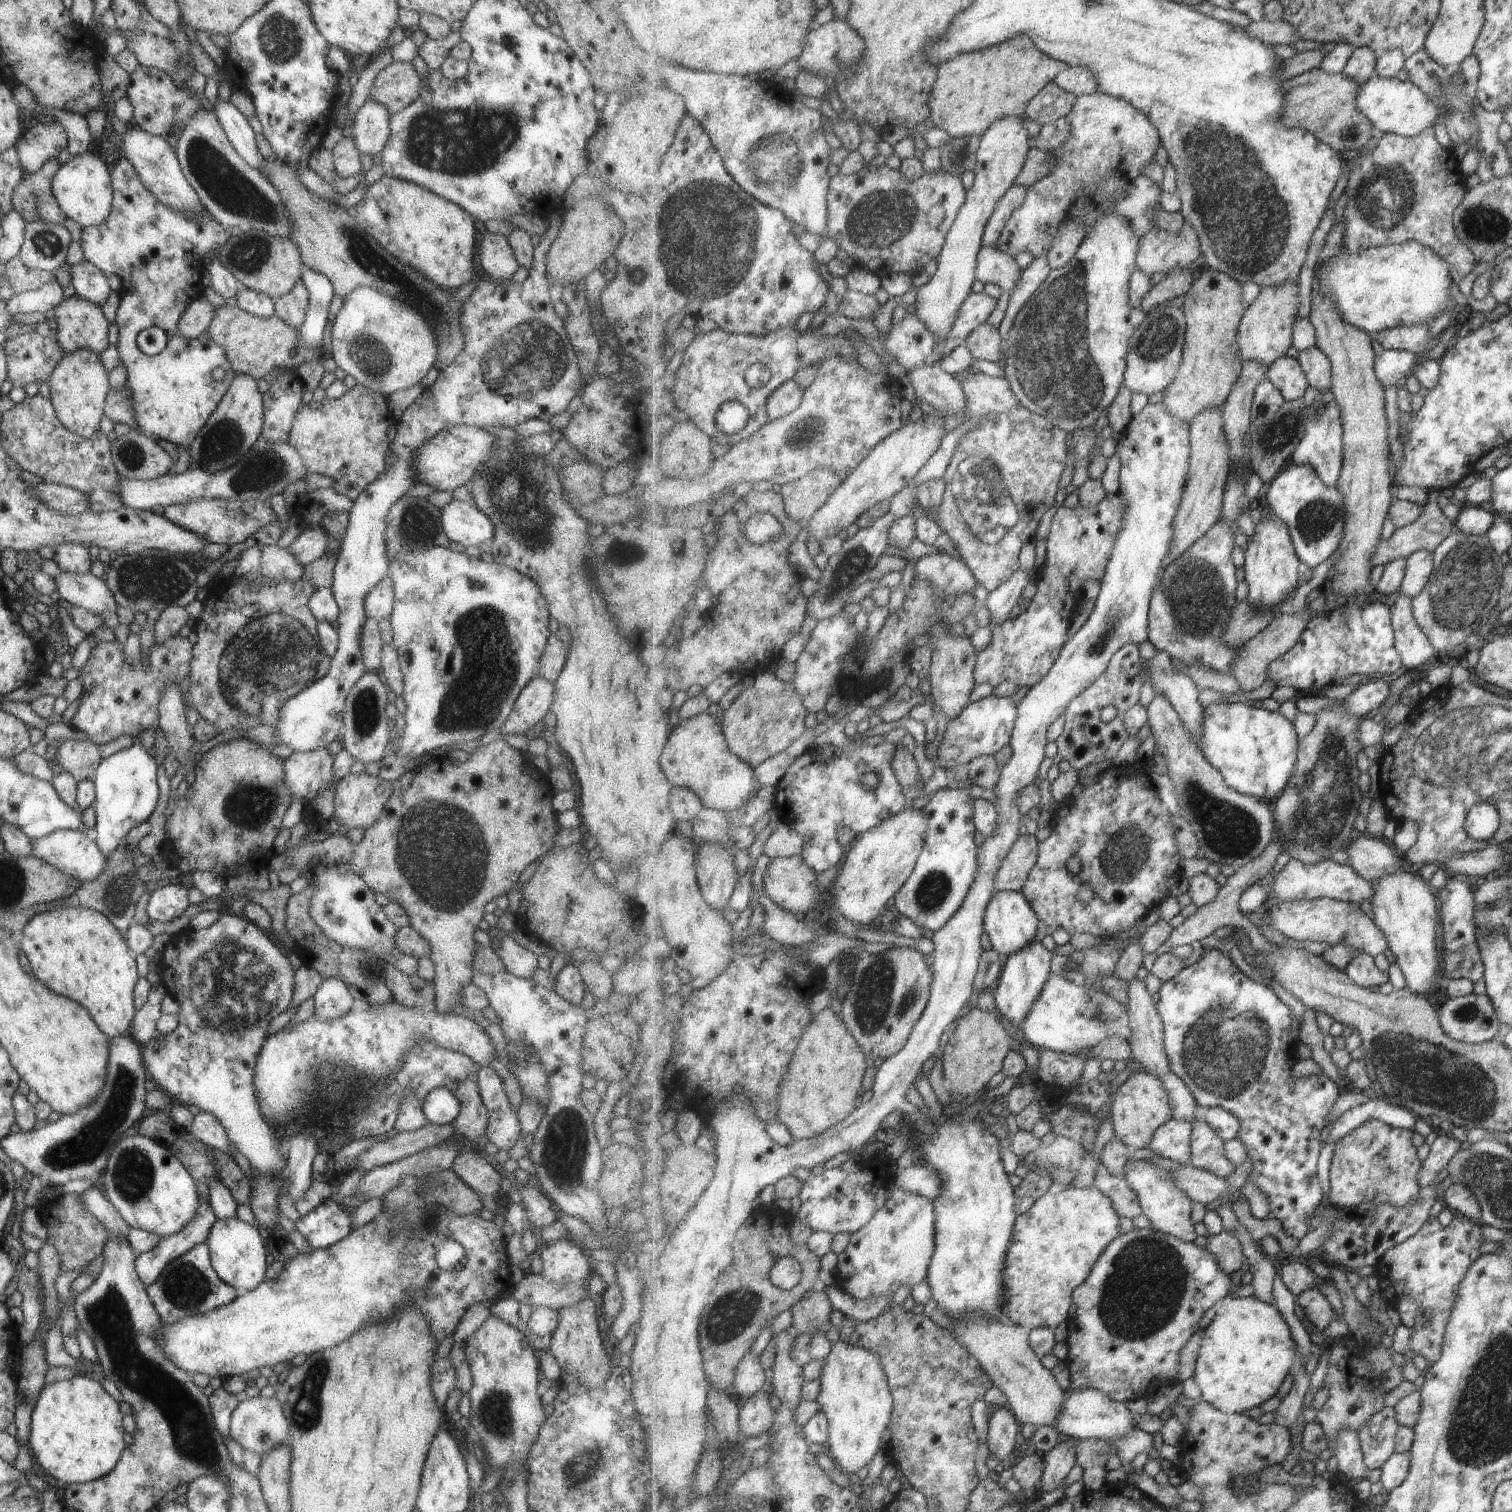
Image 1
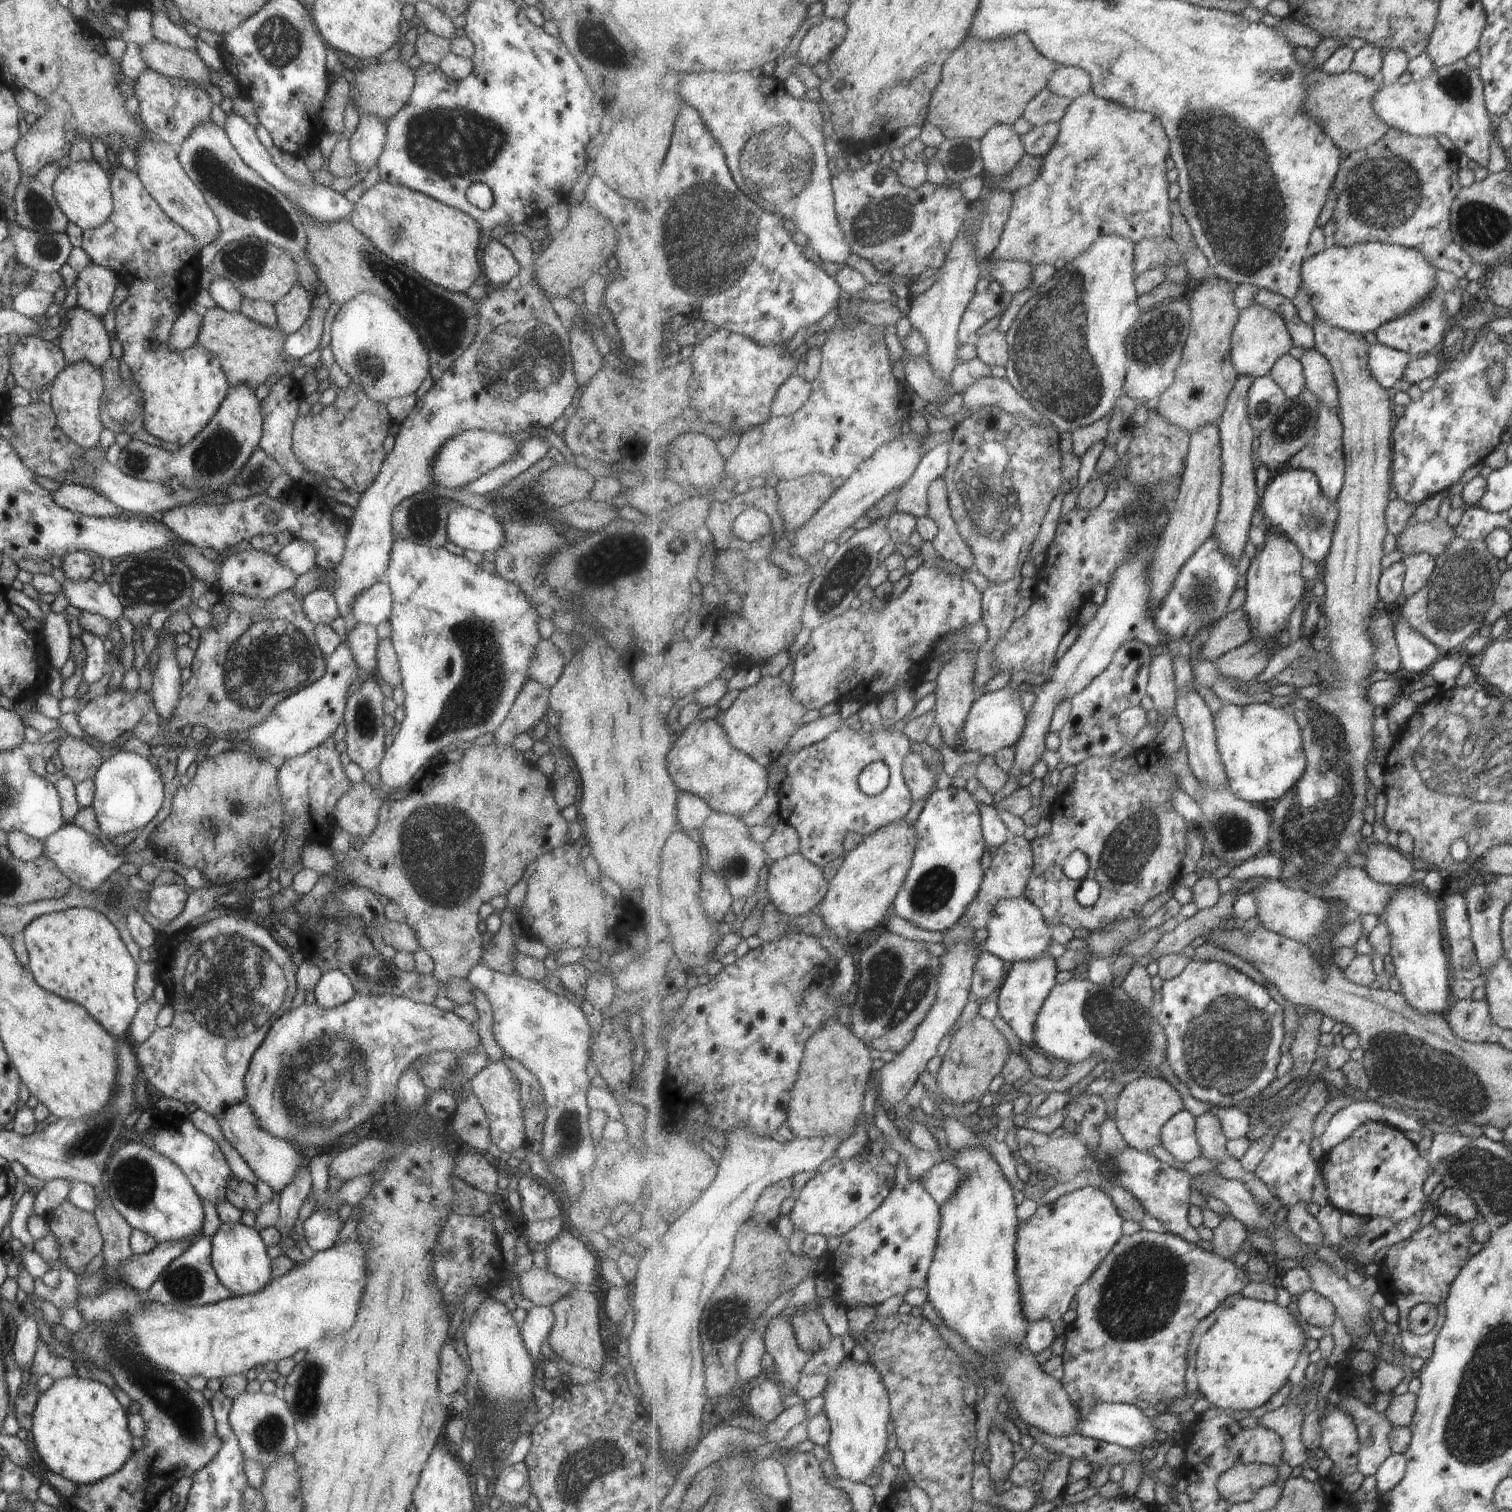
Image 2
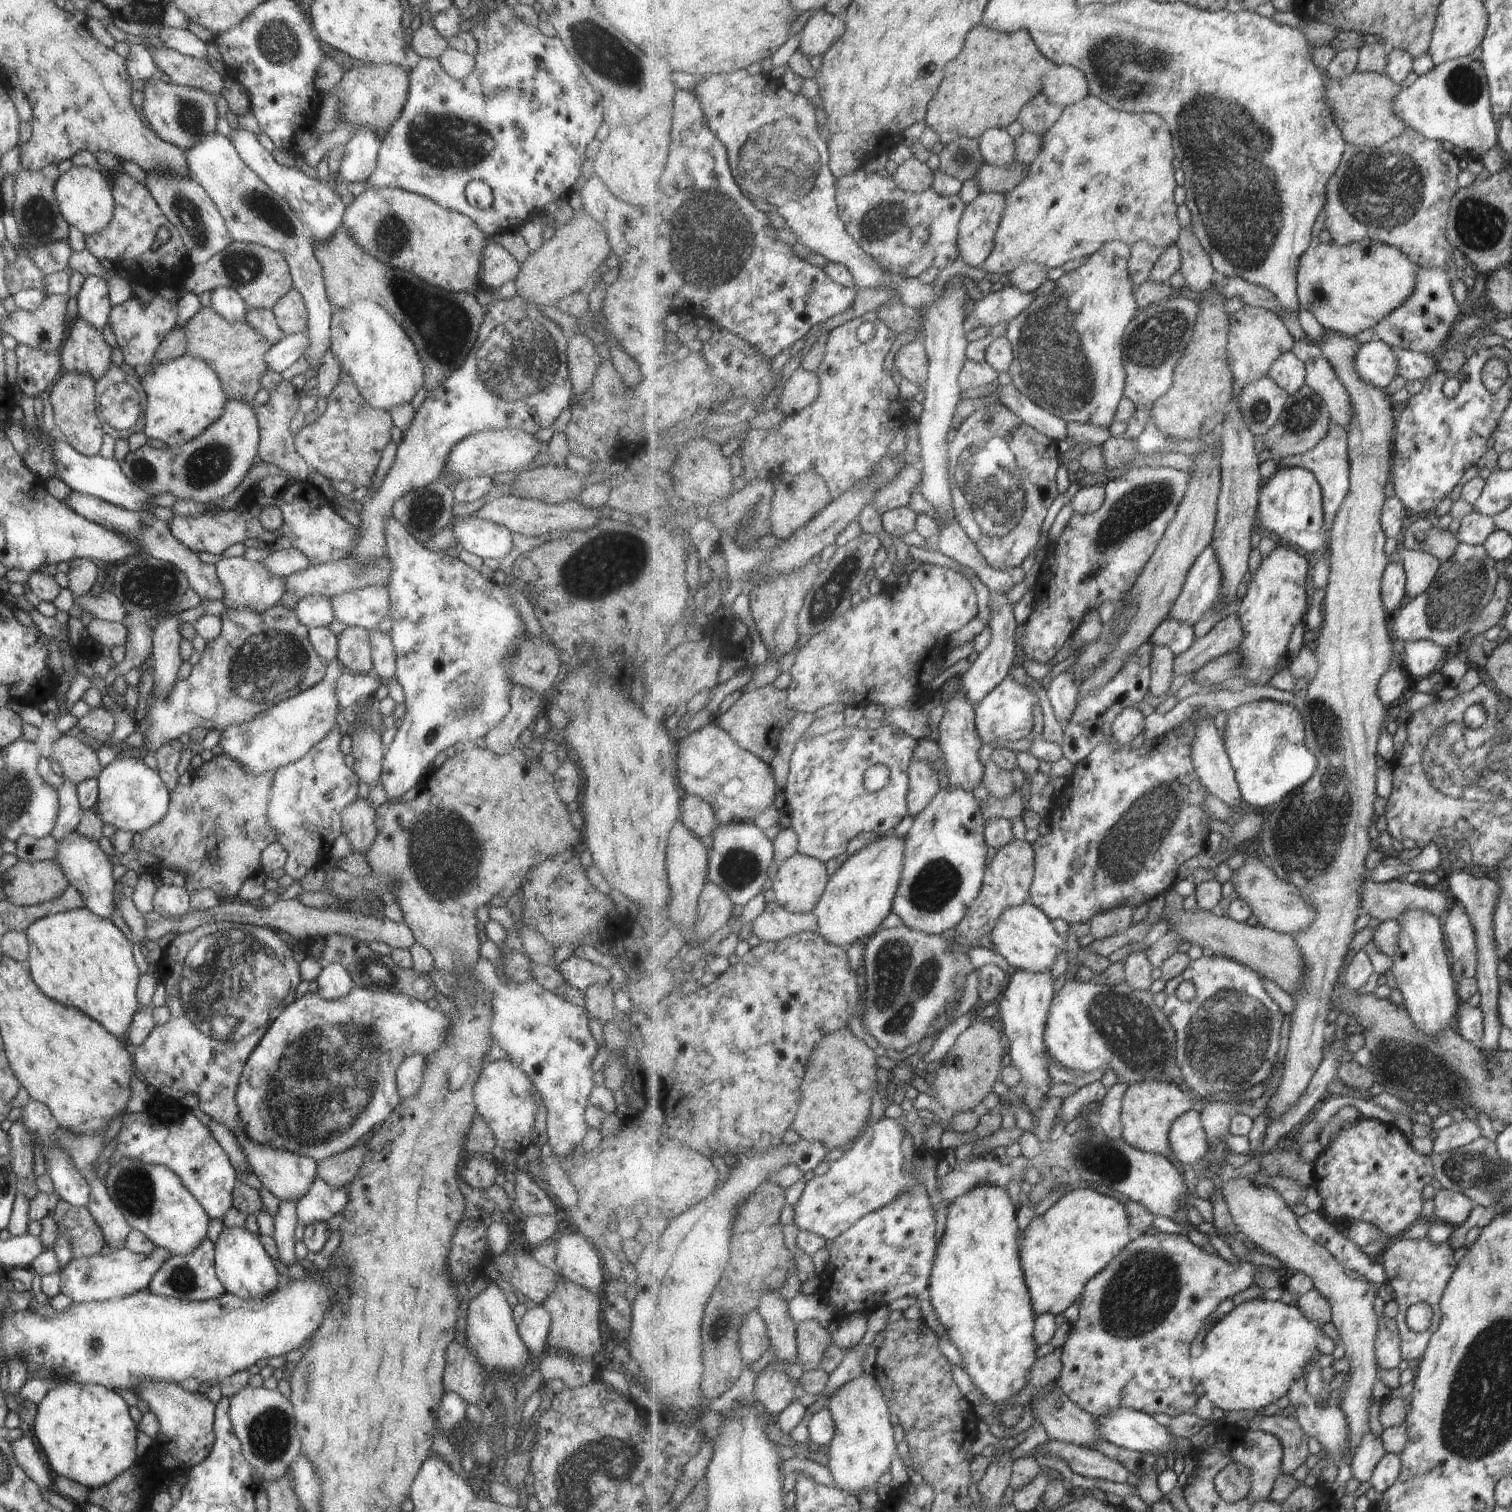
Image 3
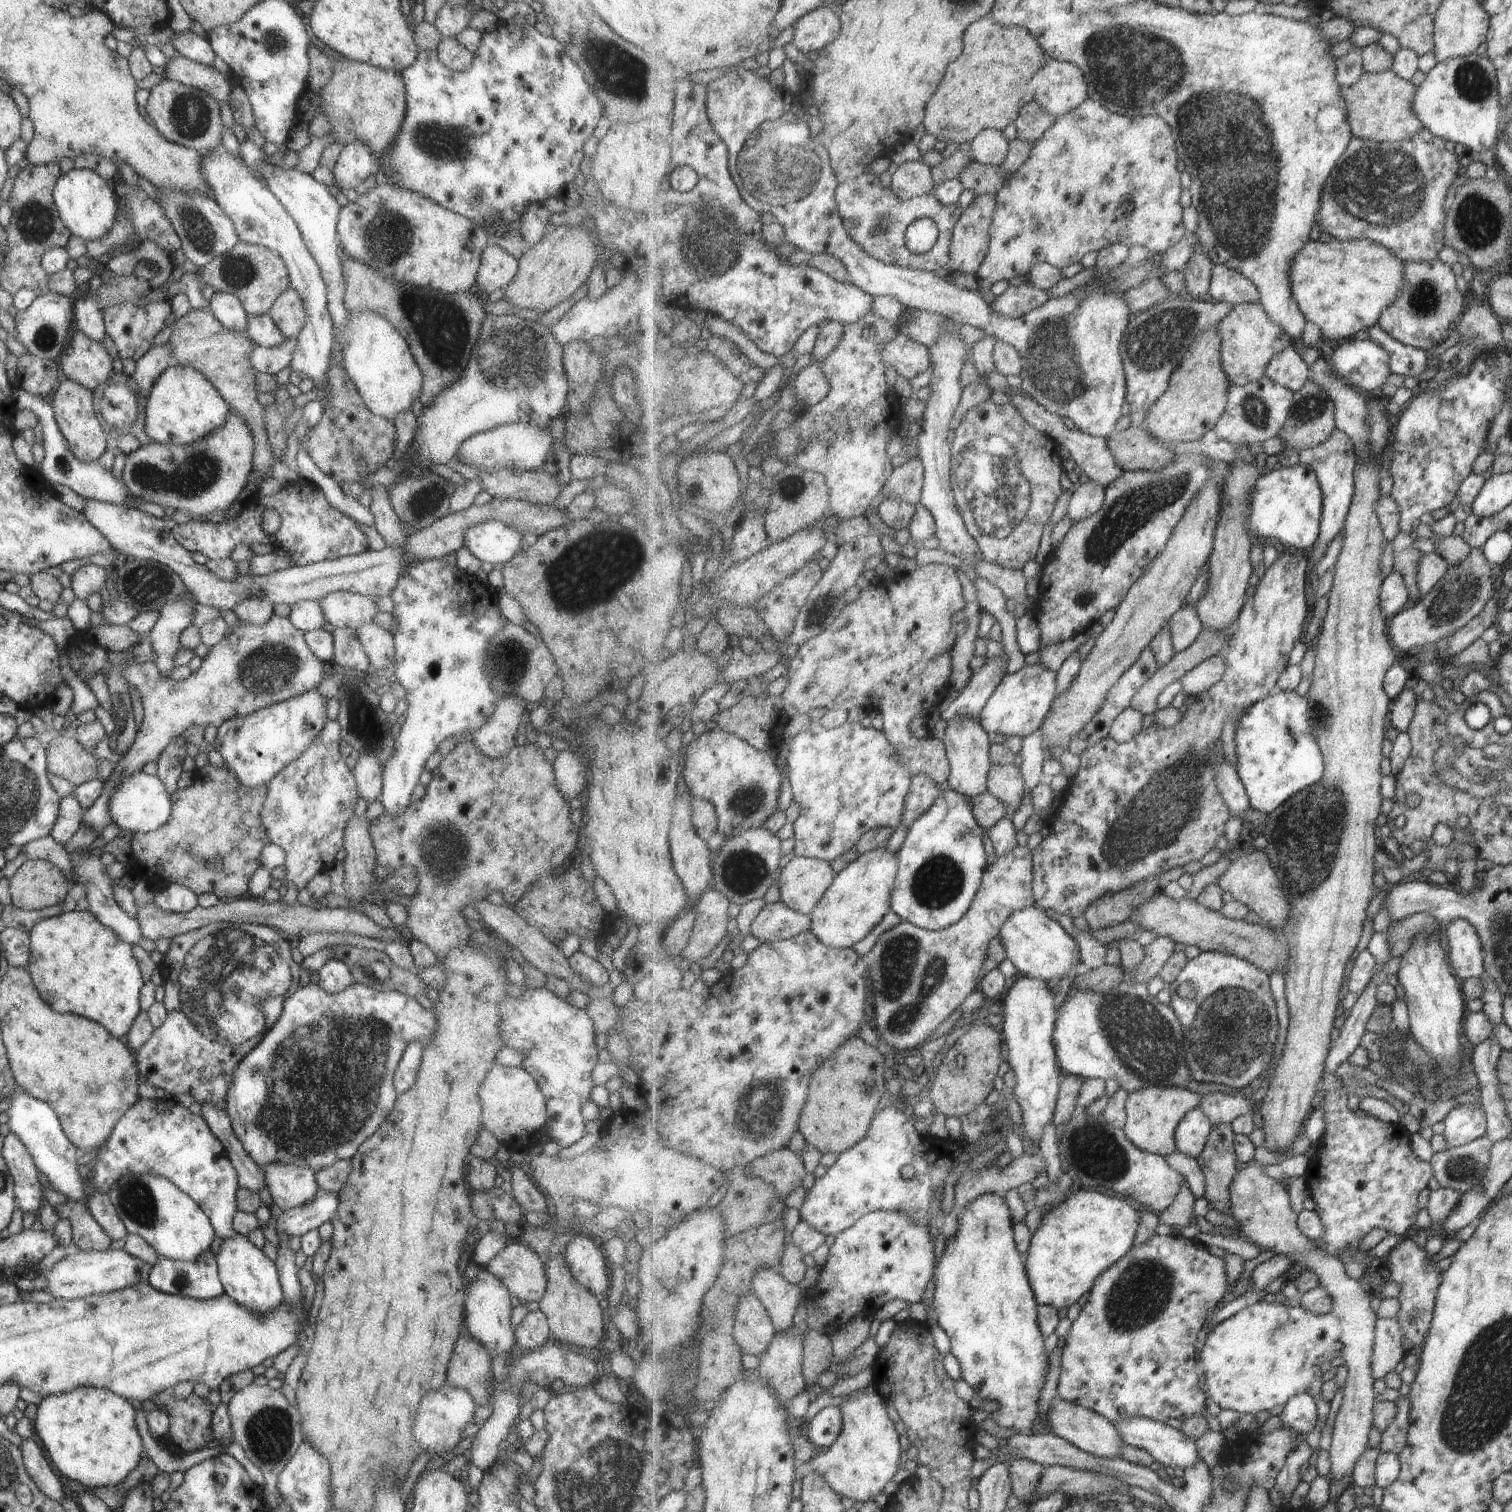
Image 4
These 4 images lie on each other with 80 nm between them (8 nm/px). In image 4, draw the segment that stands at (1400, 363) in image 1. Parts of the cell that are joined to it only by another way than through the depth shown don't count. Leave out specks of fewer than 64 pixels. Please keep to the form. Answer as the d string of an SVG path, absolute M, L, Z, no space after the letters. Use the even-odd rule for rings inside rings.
M1373 339L1362 340L1345 340L1336 343L1332 349L1335 352L1326 352L1327 358L1336 375L1339 375L1348 385L1359 389L1365 395L1373 395L1380 392L1381 386L1387 382L1389 374L1392 373L1390 367L1390 354Z

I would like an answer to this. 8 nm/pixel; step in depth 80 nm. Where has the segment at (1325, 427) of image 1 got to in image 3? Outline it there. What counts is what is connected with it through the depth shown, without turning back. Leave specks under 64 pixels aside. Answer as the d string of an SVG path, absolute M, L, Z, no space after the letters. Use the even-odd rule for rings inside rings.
M1331 420L1328 426L1328 435L1315 448L1300 455L1285 457L1278 467L1303 467L1317 477L1322 488L1324 508L1326 509L1326 527L1328 532L1336 523L1341 505L1346 501L1351 488L1351 465L1348 449L1348 430Z

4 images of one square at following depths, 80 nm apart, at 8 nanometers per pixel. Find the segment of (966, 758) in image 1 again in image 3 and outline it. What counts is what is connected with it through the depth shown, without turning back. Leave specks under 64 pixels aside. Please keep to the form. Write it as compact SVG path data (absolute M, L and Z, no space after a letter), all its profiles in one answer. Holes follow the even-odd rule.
M1011 677L1005 679L975 707L975 722L982 744L1030 739L1033 730L1033 706L1038 702L1039 698L1031 690L1023 688Z

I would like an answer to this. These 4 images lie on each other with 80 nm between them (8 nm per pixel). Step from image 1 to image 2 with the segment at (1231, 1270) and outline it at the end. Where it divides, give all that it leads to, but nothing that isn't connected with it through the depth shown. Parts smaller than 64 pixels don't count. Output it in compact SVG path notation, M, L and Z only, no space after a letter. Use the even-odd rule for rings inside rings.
M1224 1217L1224 1221L1213 1231L1211 1245L1215 1252L1232 1263L1241 1254L1247 1238L1247 1228L1237 1217Z

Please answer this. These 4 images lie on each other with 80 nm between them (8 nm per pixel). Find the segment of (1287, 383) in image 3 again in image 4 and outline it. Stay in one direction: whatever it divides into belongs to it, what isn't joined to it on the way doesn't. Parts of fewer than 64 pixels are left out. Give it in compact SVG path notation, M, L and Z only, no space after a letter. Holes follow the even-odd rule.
M1294 345L1274 356L1267 367L1266 375L1296 393L1310 381L1310 368L1307 368L1305 360Z

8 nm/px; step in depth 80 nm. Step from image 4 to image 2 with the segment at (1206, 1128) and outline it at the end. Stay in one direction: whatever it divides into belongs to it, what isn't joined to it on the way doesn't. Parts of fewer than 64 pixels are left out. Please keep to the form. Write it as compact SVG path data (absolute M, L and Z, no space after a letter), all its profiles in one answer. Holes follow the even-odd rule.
M1188 1111L1178 1112L1162 1130L1162 1147L1181 1163L1202 1156L1196 1135L1197 1117Z

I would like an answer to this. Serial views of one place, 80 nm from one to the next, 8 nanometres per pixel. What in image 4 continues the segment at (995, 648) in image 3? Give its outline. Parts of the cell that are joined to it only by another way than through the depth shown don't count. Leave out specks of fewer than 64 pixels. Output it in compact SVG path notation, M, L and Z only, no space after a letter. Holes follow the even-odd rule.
M1005 655L986 657L984 665L971 673L960 695L946 705L948 719L959 715L971 715L974 719L980 720L981 711L1006 675L1005 659Z

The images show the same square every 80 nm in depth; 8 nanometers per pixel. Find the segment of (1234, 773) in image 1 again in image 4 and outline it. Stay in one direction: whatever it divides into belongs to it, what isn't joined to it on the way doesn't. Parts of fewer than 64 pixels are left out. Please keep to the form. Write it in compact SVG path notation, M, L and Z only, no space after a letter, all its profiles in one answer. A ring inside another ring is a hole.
M1281 691L1251 705L1238 720L1235 731L1237 770L1241 782L1249 795L1252 808L1271 814L1285 804L1294 794L1317 785L1324 777L1325 759L1314 735L1310 722L1310 703L1308 694L1299 698L1295 691Z

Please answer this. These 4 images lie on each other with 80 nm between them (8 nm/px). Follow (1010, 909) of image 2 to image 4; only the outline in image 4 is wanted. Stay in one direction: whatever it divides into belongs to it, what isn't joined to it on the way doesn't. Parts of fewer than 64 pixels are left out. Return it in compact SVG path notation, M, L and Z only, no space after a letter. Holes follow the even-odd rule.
M1037 905L1014 912L1006 920L998 937L1007 958L1021 976L1045 981L1056 976L1062 979L1080 961L1080 948L1076 940L1059 921L1051 920L1043 910L1037 910Z

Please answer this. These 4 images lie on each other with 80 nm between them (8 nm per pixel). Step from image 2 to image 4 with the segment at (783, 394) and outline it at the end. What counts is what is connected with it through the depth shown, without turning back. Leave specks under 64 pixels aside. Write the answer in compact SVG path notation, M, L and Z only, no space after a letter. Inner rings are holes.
M819 364L803 368L797 377L794 388L797 402L811 405L821 402L830 391L830 384Z

